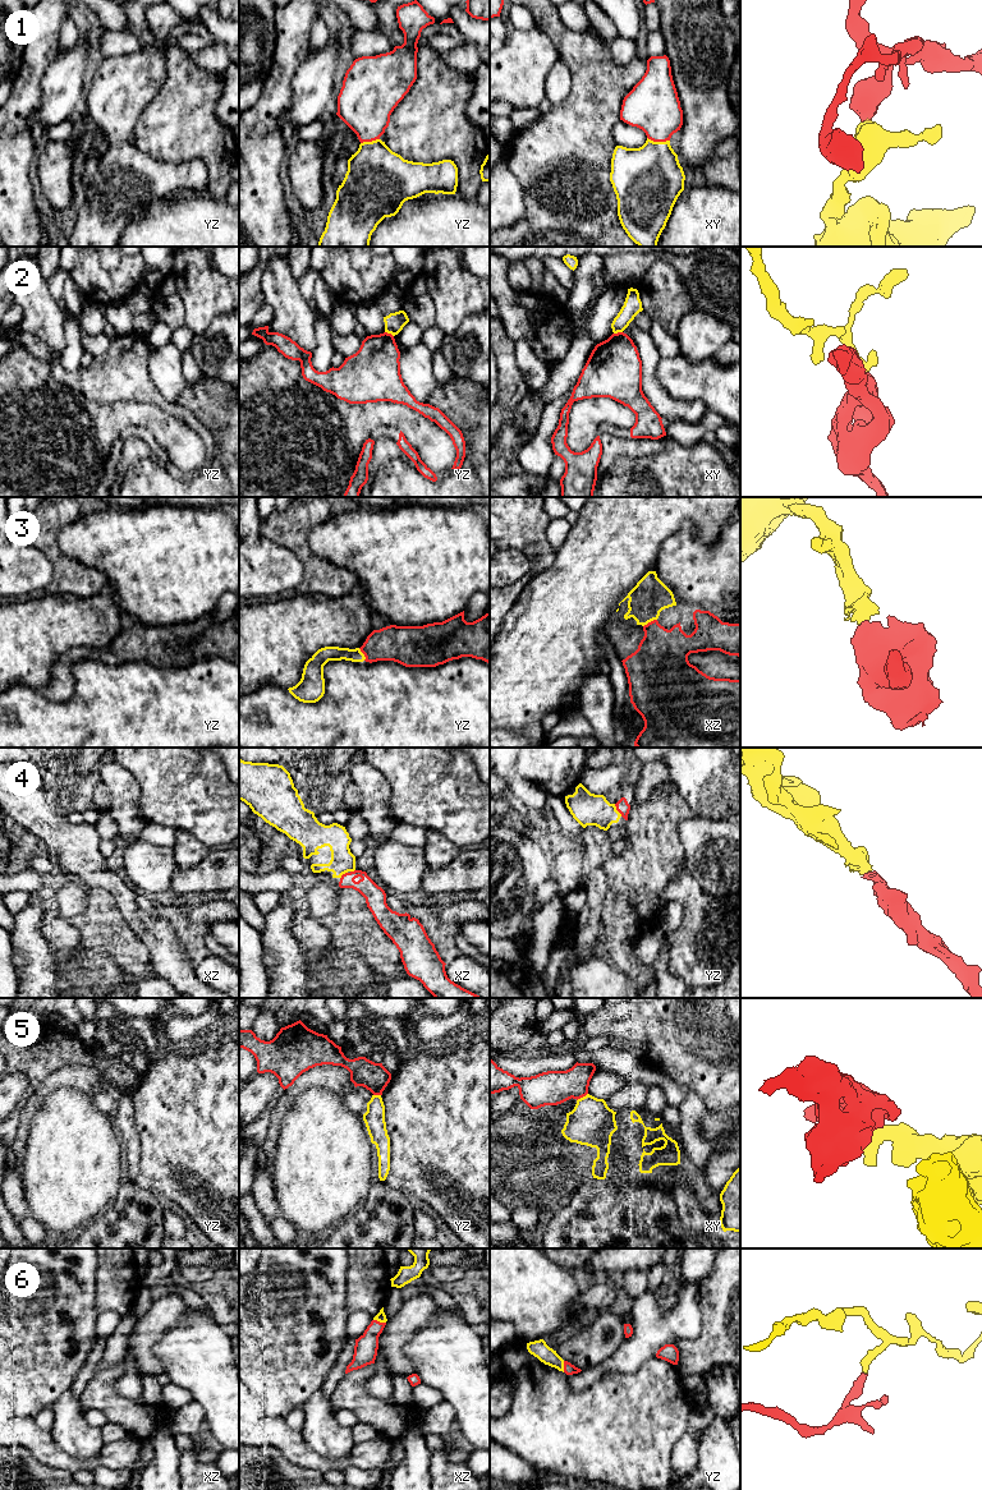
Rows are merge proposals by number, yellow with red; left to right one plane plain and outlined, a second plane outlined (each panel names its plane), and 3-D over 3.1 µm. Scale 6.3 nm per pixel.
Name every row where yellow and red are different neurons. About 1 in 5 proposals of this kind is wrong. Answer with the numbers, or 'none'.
2, 5

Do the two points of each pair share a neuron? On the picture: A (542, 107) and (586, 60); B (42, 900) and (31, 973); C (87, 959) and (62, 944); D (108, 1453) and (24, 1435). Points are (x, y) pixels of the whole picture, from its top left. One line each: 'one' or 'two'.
A: two
B: one
C: two
D: one

